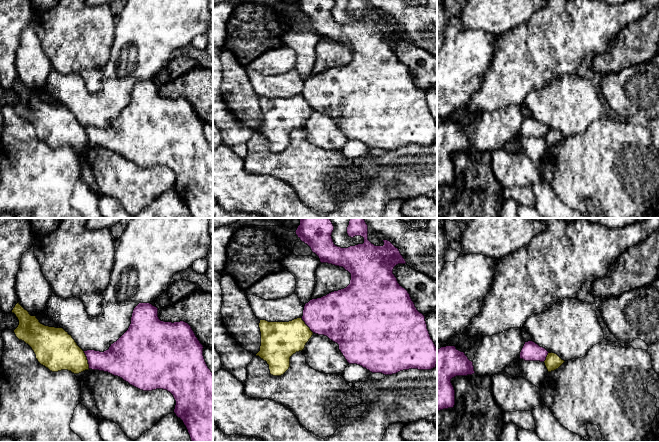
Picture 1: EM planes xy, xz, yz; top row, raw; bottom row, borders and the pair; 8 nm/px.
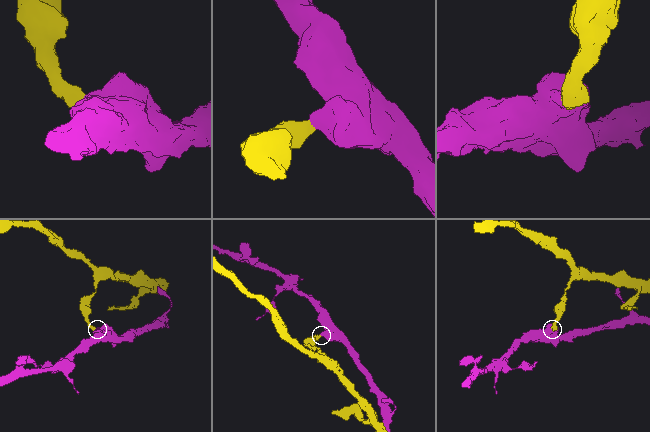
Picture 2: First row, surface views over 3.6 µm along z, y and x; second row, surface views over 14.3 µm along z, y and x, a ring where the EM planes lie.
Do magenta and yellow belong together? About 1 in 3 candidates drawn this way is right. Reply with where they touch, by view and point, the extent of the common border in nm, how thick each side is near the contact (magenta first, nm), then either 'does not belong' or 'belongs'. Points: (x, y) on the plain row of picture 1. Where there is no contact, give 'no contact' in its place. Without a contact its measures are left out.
meets magenta in xy at (87, 135); contact 150 nm long; 240 nm thick on the magenta side, 320 nm on the other; does not belong

